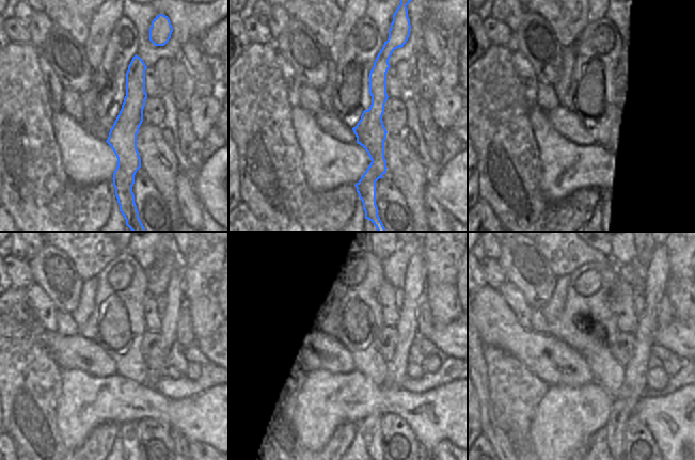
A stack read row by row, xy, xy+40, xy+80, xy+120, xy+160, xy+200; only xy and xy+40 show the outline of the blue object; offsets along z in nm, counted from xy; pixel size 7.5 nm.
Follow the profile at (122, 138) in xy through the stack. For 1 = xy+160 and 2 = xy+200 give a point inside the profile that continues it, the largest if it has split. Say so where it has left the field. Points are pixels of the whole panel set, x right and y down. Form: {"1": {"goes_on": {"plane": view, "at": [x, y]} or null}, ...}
{"1": {"goes_on": {"plane": "xy+160", "at": [394, 268]}}, "2": {"goes_on": {"plane": "xy+200", "at": [634, 272]}}}

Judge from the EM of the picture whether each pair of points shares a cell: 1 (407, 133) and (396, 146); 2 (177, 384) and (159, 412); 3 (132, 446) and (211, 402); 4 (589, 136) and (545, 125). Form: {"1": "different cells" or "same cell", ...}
{"1": "different cells", "2": "different cells", "3": "different cells", "4": "different cells"}

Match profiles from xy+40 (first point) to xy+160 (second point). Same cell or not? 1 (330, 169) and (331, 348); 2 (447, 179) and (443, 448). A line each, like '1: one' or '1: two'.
1: two
2: two

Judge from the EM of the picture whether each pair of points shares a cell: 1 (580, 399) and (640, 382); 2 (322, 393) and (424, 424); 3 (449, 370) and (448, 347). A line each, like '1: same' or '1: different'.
1: different
2: same
3: different

